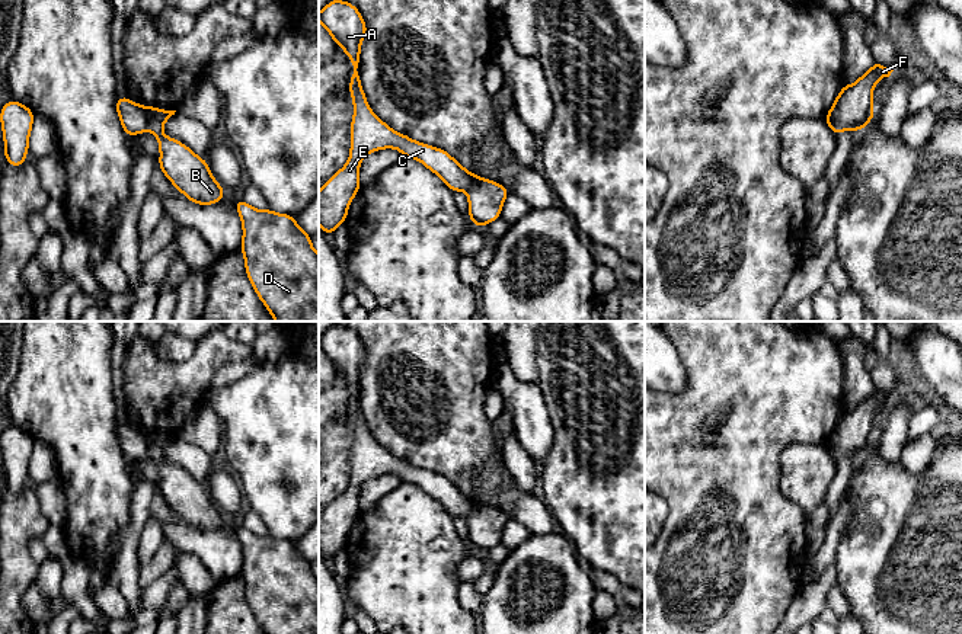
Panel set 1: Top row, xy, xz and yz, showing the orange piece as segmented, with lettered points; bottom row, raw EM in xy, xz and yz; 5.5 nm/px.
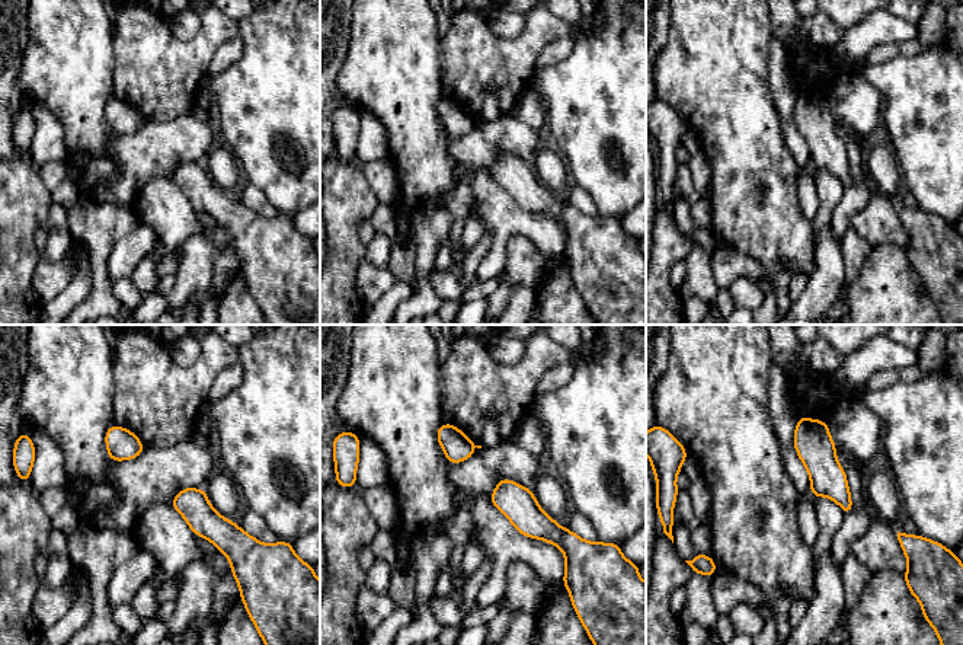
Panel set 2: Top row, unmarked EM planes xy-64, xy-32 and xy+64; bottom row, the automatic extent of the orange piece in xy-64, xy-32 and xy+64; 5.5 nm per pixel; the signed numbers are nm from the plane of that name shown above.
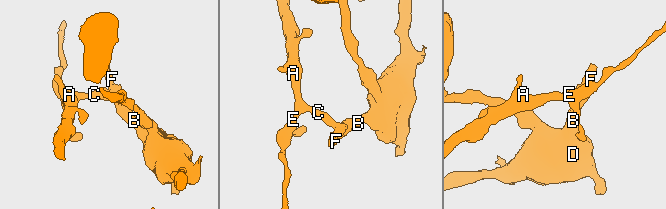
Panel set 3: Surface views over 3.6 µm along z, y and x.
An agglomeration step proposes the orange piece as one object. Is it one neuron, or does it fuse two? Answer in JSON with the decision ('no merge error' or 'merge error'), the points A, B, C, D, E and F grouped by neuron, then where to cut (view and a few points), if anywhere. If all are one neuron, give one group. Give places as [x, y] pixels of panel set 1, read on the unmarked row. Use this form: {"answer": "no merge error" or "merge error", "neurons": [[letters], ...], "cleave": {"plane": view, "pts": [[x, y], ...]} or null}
{"answer": "merge error", "neurons": [["A", "C", "E"], ["B", "D", "F"]], "cleave": {"plane": "xy", "pts": [[141, 432], [147, 455]]}}

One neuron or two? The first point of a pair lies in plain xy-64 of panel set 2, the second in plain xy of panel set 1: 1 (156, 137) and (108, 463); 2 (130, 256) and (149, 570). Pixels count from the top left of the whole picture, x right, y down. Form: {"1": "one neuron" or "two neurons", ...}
{"1": "two neurons", "2": "two neurons"}

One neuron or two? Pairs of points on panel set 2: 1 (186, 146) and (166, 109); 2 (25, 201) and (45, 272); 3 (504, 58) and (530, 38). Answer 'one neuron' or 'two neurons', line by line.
1: two neurons
2: two neurons
3: one neuron

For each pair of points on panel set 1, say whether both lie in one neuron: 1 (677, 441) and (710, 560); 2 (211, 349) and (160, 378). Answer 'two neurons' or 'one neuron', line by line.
1: one neuron
2: one neuron

